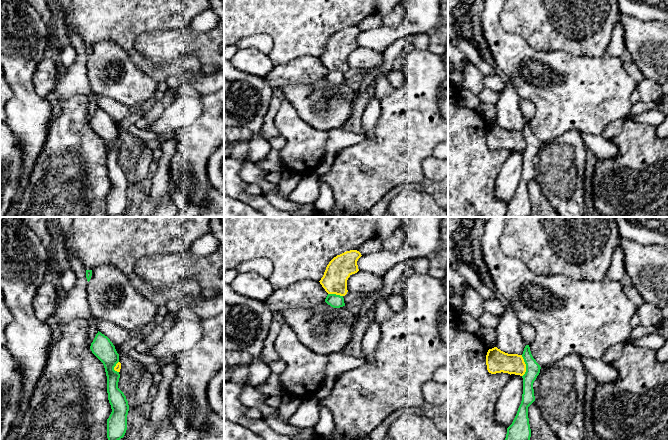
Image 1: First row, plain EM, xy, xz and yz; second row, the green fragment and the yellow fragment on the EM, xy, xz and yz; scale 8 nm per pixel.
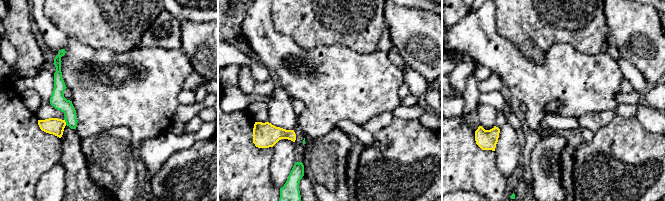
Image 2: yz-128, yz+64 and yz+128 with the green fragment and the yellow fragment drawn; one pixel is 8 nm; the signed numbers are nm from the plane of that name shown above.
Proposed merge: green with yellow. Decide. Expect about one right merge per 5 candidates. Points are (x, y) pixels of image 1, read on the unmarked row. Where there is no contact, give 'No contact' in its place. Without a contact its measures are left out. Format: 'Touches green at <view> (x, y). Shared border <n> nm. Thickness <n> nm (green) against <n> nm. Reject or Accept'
Touches green at yz (526, 142). Shared border 180 nm. Thickness 110 nm (green) against 190 nm. Reject

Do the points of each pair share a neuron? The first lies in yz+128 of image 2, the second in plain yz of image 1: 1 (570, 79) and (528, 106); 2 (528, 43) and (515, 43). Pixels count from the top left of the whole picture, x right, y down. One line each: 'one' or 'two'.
1: two
2: two

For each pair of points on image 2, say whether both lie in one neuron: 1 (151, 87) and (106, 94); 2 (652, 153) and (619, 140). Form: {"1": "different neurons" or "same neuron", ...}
{"1": "same neuron", "2": "same neuron"}

